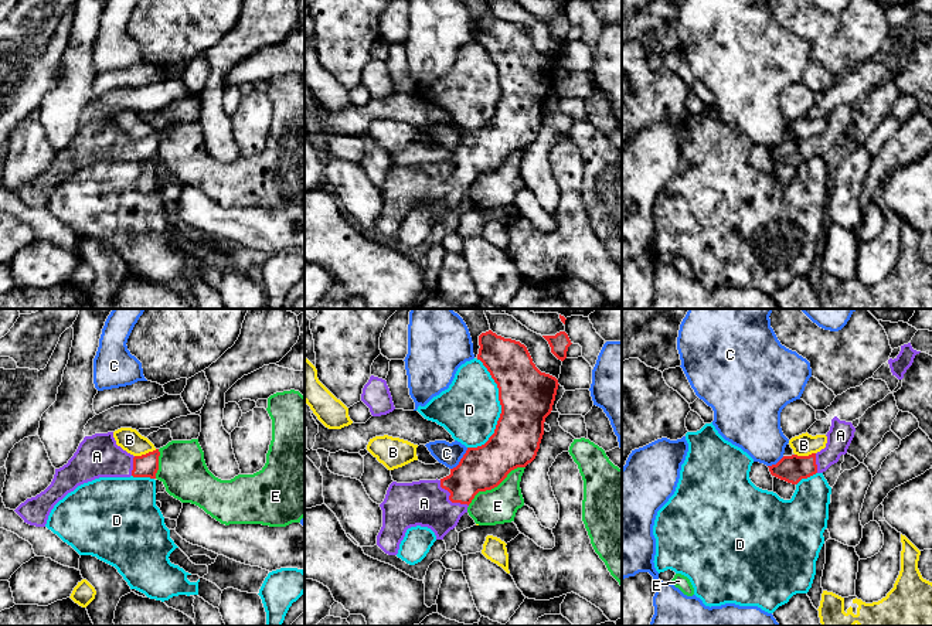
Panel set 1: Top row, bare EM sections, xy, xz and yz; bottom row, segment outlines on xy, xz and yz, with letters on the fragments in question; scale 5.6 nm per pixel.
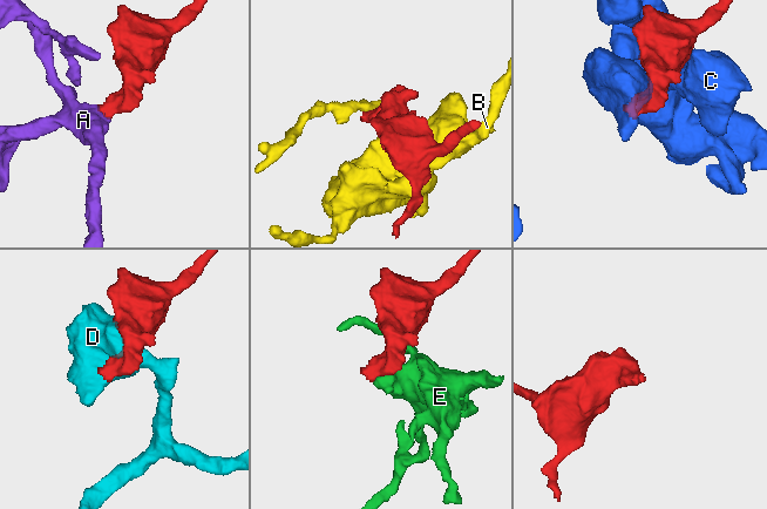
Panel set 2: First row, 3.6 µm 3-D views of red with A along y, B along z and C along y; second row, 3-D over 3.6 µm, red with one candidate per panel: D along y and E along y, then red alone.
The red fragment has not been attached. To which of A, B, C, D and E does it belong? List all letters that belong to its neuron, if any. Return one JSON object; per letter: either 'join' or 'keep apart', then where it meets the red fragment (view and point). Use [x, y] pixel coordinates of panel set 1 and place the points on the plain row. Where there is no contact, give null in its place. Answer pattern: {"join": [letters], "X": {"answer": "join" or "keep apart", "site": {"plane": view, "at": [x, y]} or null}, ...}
{"join": ["A"], "A": {"answer": "join", "site": {"plane": "xz", "at": [449, 181]}}, "B": {"answer": "keep apart", "site": {"plane": "xy", "at": [146, 136]}}, "C": {"answer": "keep apart", "site": {"plane": "xz", "at": [461, 142]}}, "D": {"answer": "keep apart", "site": {"plane": "xz", "at": [502, 91]}}, "E": {"answer": "keep apart", "site": {"plane": "xz", "at": [495, 169]}}}

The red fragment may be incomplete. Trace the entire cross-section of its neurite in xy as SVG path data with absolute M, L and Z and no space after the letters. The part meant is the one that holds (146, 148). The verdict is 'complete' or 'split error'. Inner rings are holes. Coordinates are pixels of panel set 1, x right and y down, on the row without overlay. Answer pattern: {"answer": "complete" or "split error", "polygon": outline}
{"answer": "split error", "polygon": "M113 115L85 119L74 139L55 152L51 167L14 194L24 205L45 210L54 188L78 169L99 160L150 160L159 153L159 132L133 139L116 127Z"}

